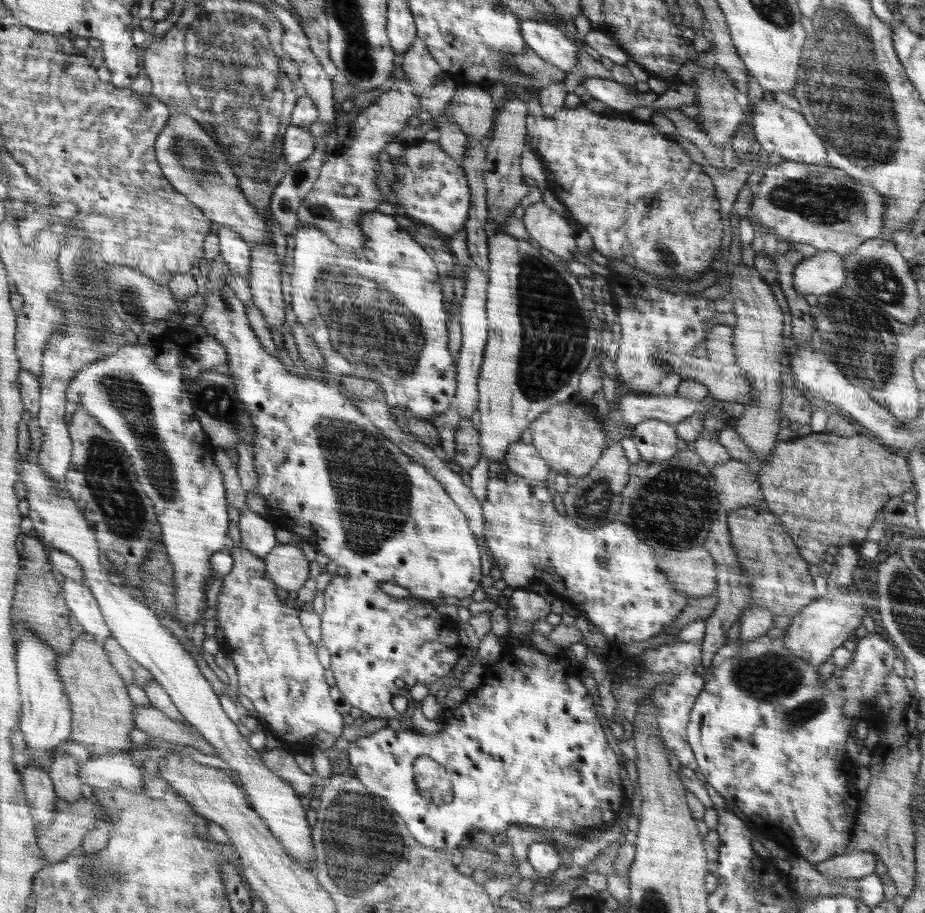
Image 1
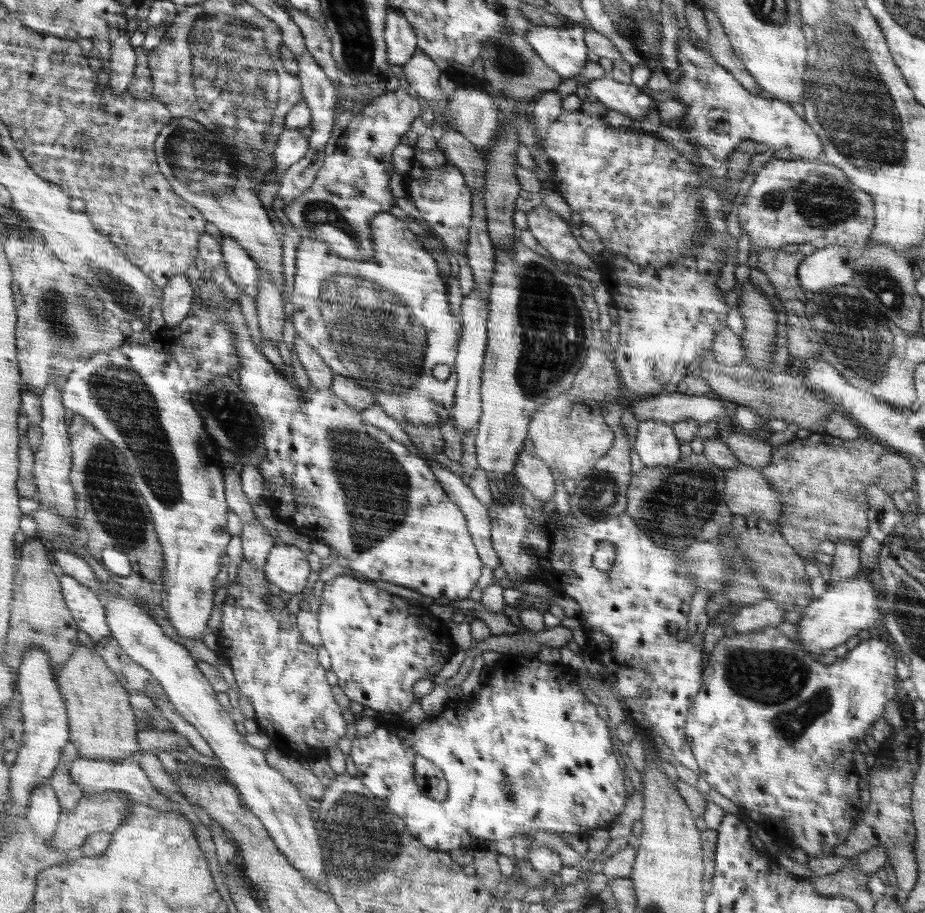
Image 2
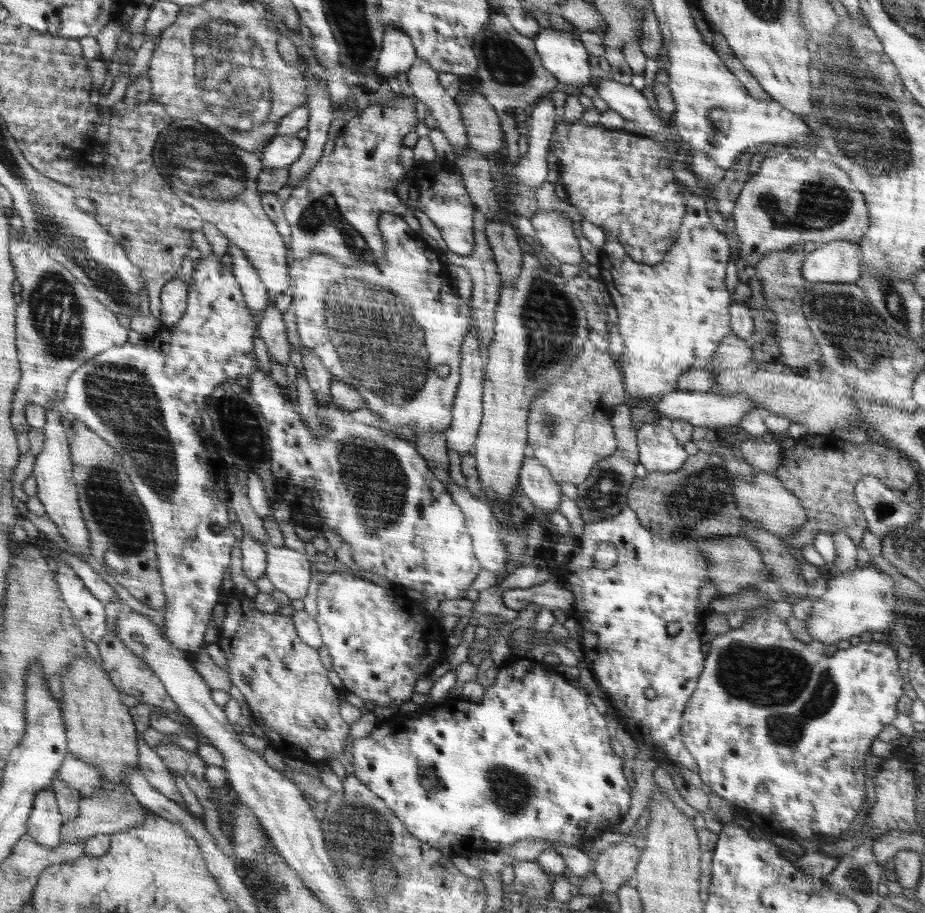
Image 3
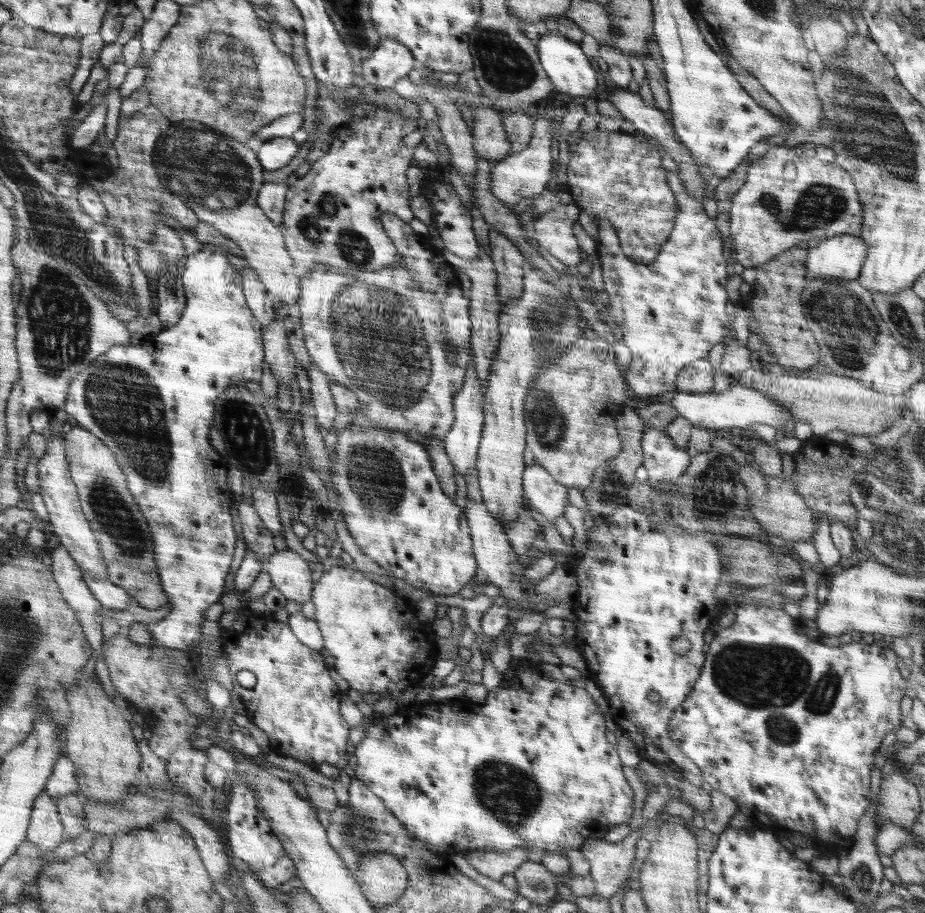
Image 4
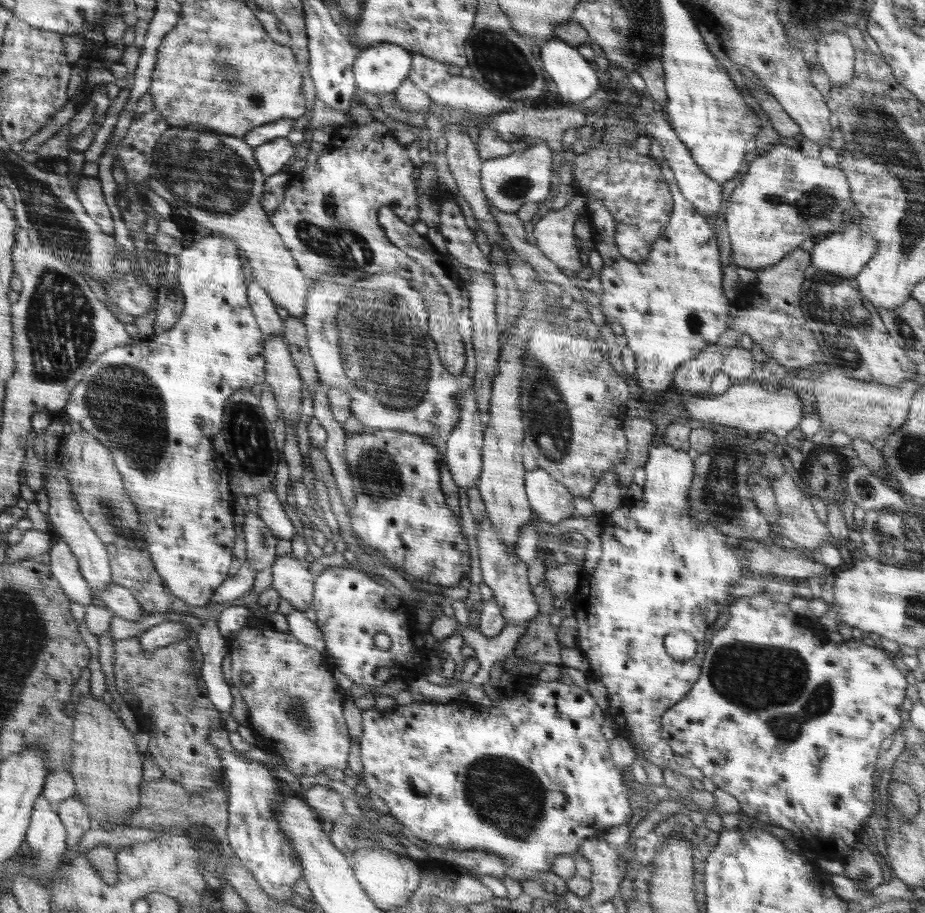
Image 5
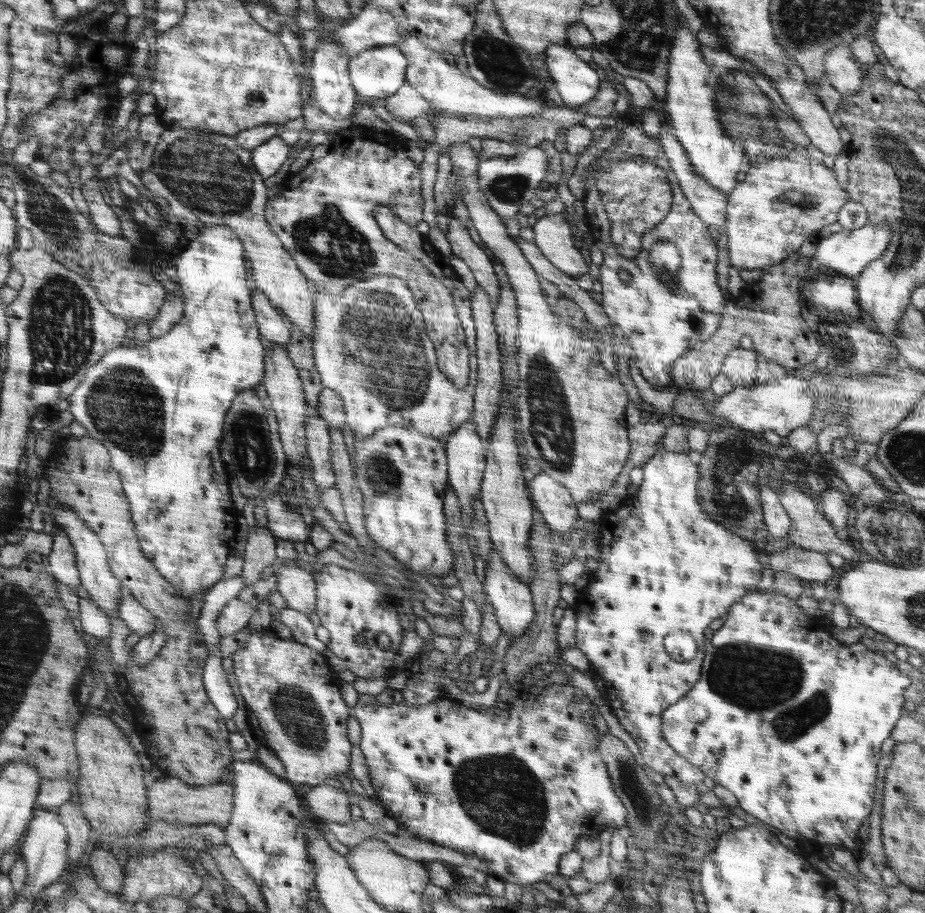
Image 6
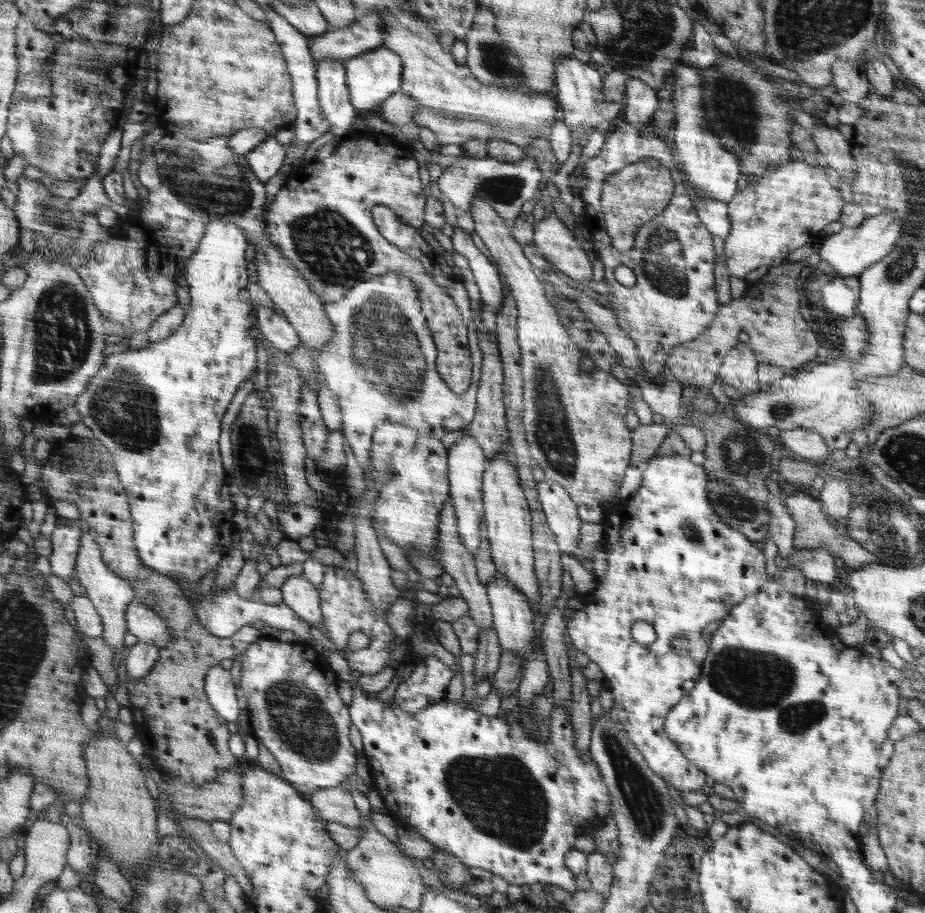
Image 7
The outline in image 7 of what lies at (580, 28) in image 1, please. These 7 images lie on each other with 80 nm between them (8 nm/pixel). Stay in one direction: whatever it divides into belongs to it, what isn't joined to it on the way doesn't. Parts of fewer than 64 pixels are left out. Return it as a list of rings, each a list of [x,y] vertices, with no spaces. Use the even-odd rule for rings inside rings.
[[[570,55],[560,57],[556,64],[555,86],[552,93],[564,110],[564,122],[570,128],[571,139],[583,146],[587,144],[584,134],[588,134],[588,130],[592,130],[592,126],[598,122],[610,123],[624,105],[611,102],[604,95],[603,78],[596,69]]]

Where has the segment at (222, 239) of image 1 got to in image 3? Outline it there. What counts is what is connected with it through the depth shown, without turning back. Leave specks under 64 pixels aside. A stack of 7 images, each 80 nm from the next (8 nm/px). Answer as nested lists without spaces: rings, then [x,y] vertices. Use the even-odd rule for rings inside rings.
[[[230,243],[227,251],[232,258],[233,273],[244,291],[244,298],[247,298],[248,306],[251,306],[261,318],[261,312],[271,303],[271,293],[260,280],[256,268],[242,249]]]

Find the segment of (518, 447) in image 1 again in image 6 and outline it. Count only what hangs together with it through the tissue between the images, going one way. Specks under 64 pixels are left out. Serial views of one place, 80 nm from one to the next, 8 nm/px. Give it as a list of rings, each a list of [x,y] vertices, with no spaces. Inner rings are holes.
[[[539,473],[529,480],[529,493],[550,530],[556,535],[574,531],[573,526],[580,517],[565,486],[546,473]]]

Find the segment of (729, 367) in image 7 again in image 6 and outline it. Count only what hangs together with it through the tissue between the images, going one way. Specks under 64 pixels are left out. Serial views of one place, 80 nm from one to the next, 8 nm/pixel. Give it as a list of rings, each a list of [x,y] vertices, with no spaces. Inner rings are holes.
[[[741,346],[727,354],[719,372],[726,375],[734,387],[754,386],[757,360],[758,354],[754,350]]]

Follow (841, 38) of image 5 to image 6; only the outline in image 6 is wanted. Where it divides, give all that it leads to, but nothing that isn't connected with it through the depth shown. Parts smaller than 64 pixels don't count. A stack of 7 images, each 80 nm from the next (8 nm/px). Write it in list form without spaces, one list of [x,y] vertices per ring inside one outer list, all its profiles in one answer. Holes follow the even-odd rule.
[[[838,43],[826,60],[826,75],[829,83],[840,92],[842,97],[854,94],[862,82],[862,65],[848,45]]]

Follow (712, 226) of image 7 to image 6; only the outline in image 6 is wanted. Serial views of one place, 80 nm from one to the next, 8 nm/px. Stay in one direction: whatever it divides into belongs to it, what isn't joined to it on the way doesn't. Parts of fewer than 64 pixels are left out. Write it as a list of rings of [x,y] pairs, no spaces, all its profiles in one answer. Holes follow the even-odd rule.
[[[663,125],[657,138],[665,151],[664,156],[668,159],[670,169],[674,172],[692,210],[705,223],[708,223],[708,226],[716,226],[717,230],[725,228],[727,224],[727,196],[712,184],[708,184],[704,178],[700,178],[695,170],[692,170],[692,163],[688,162],[686,151],[682,150],[680,142],[669,126]]]

